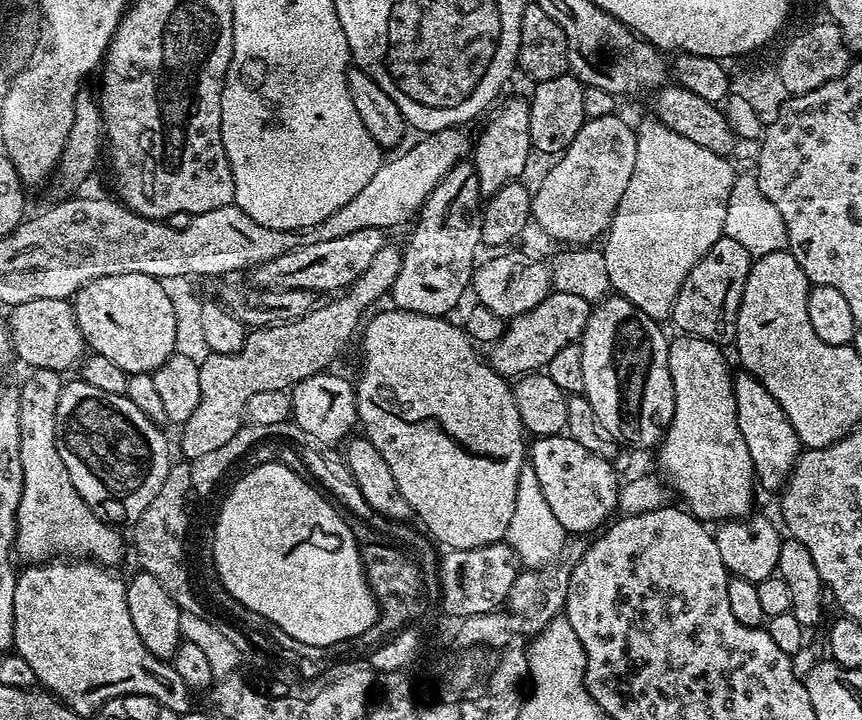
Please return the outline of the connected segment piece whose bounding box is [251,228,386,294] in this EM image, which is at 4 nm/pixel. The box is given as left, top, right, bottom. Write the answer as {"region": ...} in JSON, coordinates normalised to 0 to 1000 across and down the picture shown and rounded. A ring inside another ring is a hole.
{"region":[[[426,317],[411,319],[411,325],[401,325],[397,331],[383,331],[383,336],[369,336],[358,344],[345,344],[341,350],[333,350],[312,367],[300,367],[291,379],[291,393],[296,399],[326,400],[327,403],[355,403],[375,408],[403,401],[429,369],[434,353],[448,342],[447,318]]]}

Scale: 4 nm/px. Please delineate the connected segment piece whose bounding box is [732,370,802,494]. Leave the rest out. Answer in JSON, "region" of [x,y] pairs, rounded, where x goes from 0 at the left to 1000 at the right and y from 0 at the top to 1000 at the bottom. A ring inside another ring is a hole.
{"region":[[[862,514],[853,518],[852,564],[856,575],[856,597],[861,597],[861,608],[865,608],[865,625],[870,625],[870,642],[877,654],[877,667],[891,683],[904,685],[914,667],[923,638],[928,635],[930,618],[926,603],[921,603],[921,592],[912,581],[907,564],[898,558],[898,547]]]}

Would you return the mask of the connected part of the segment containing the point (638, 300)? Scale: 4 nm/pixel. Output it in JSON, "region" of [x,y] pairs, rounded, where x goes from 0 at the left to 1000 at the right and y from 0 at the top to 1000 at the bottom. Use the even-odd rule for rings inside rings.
{"region":[[[747,167],[737,182],[739,219],[735,239],[704,317],[705,335],[698,339],[698,349],[706,371],[709,404],[735,419],[735,425],[740,425],[740,431],[754,443],[770,447],[778,440],[782,414],[787,414],[791,392],[798,389],[805,369],[840,326],[842,281],[855,240],[849,239],[841,218],[810,203],[810,197],[800,197],[800,192],[791,192],[791,186],[782,186],[782,181],[777,181],[767,167]]]}

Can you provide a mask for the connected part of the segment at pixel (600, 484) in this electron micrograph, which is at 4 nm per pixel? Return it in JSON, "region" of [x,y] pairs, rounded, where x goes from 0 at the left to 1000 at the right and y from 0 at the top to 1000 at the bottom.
{"region":[[[651,603],[618,610],[615,617],[615,647],[619,658],[624,658],[624,675],[629,675],[629,686],[638,710],[647,725],[652,725],[655,740],[690,740],[706,726],[705,715],[716,710],[719,694],[716,651],[706,640],[673,619],[662,606]]]}

